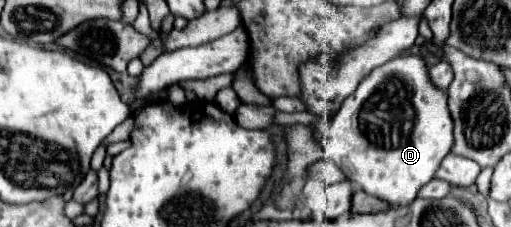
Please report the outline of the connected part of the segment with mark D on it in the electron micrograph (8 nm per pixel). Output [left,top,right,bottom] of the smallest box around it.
[322,54,452,208]

